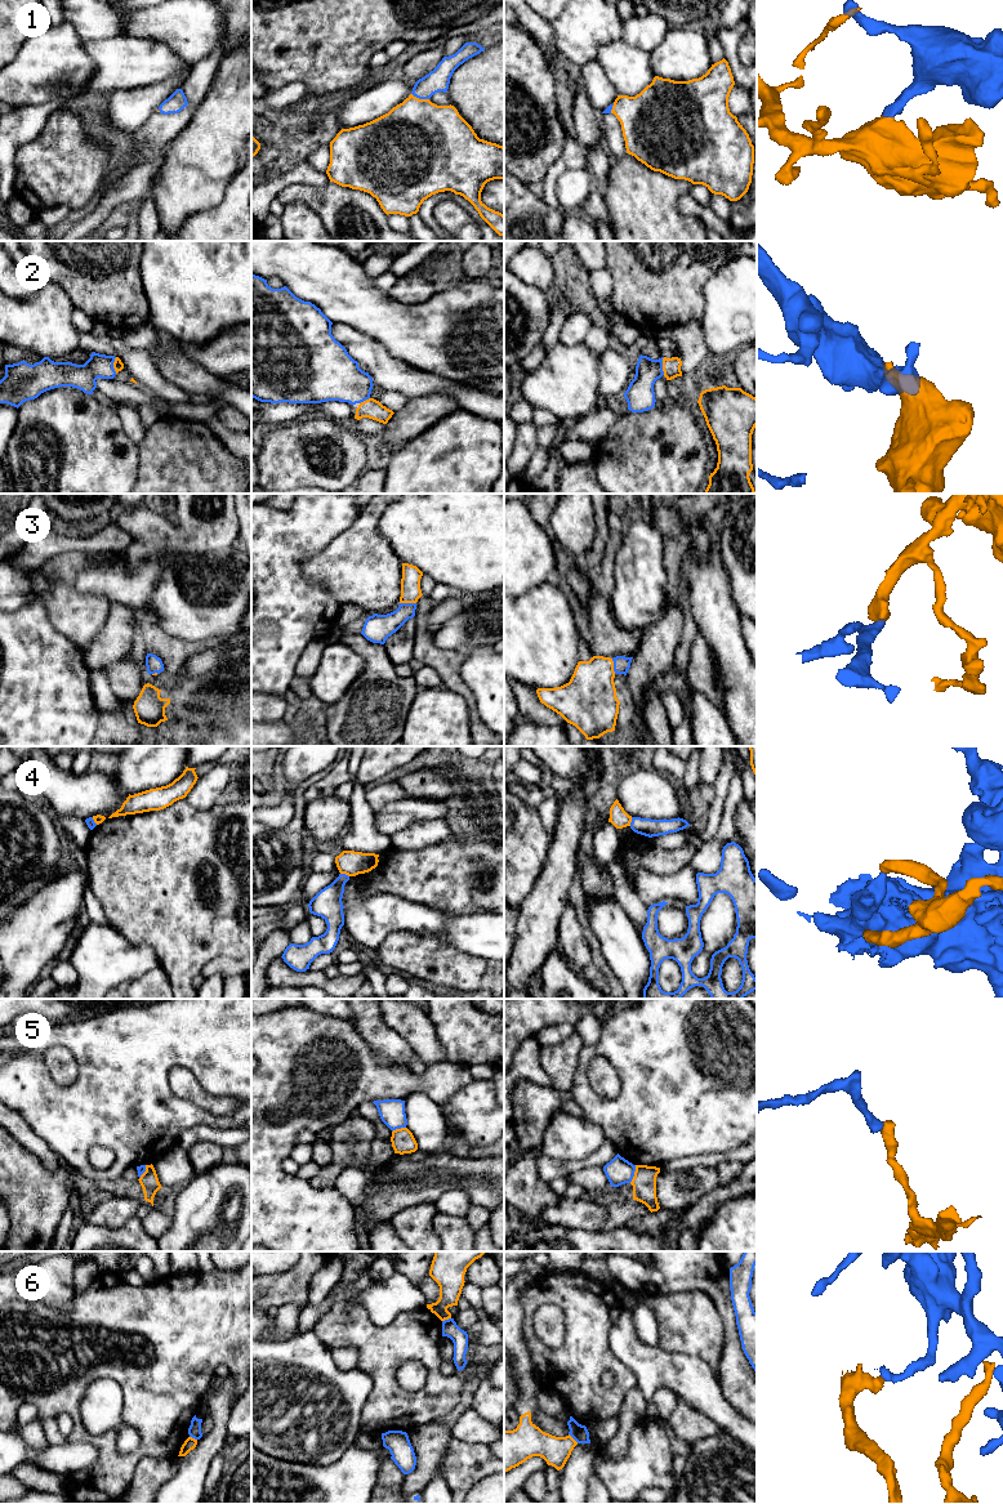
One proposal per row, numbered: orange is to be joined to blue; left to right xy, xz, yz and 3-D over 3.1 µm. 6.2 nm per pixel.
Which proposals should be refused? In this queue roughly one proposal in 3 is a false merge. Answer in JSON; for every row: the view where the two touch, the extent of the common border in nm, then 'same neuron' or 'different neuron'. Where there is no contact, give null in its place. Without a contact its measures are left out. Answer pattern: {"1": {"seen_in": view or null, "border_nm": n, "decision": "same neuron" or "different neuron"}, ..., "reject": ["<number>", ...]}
{"1": {"seen_in": "xz", "border_nm": 120, "decision": "same neuron"}, "2": {"seen_in": "yz", "border_nm": 110, "decision": "same neuron"}, "3": {"seen_in": "xz", "border_nm": 100, "decision": "same neuron"}, "4": {"seen_in": "xz", "border_nm": 60, "decision": "different neuron"}, "5": {"seen_in": "yz", "border_nm": 120, "decision": "different neuron"}, "6": {"seen_in": "yz", "border_nm": 90, "decision": "different neuron"}, "reject": ["4", "5", "6"]}

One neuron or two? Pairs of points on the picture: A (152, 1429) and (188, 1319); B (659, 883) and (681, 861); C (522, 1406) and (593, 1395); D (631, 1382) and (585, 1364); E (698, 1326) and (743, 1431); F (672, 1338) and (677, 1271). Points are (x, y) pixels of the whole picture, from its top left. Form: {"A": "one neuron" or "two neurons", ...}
{"A": "one neuron", "B": "two neurons", "C": "two neurons", "D": "one neuron", "E": "two neurons", "F": "two neurons"}

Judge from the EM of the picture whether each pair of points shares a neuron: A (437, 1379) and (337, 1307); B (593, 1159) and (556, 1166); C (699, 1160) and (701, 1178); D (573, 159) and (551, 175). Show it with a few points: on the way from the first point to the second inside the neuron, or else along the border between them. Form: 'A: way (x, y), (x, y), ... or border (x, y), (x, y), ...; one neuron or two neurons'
A: way (418, 1351), (411, 1344), (375, 1344), (361, 1334); one neuron
B: way (584, 1164), (565, 1166); one neuron
C: border (714, 1166), (691, 1166), (671, 1170); two neurons
D: way (567, 161), (556, 170); one neuron

